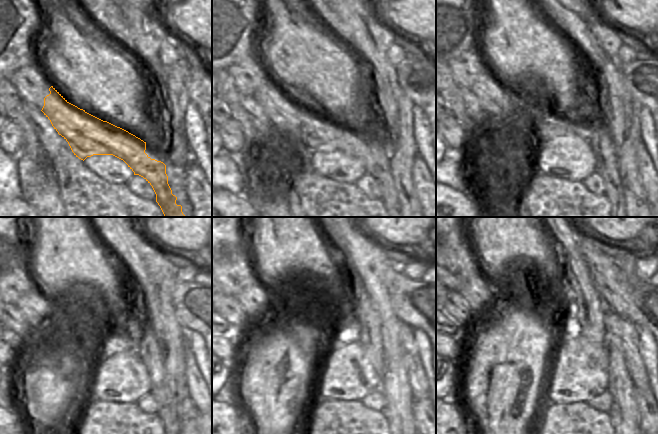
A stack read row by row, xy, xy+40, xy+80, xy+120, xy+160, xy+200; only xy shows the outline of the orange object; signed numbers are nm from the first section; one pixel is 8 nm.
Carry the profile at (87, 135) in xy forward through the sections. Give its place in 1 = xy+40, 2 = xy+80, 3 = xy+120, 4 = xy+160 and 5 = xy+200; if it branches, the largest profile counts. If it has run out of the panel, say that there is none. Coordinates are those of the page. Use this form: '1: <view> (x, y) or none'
1: xy+40 (308, 132)
2: xy+80 (498, 103)
3: xy+120 (35, 306)
4: xy+160 (254, 298)
5: xy+200 (477, 292)

